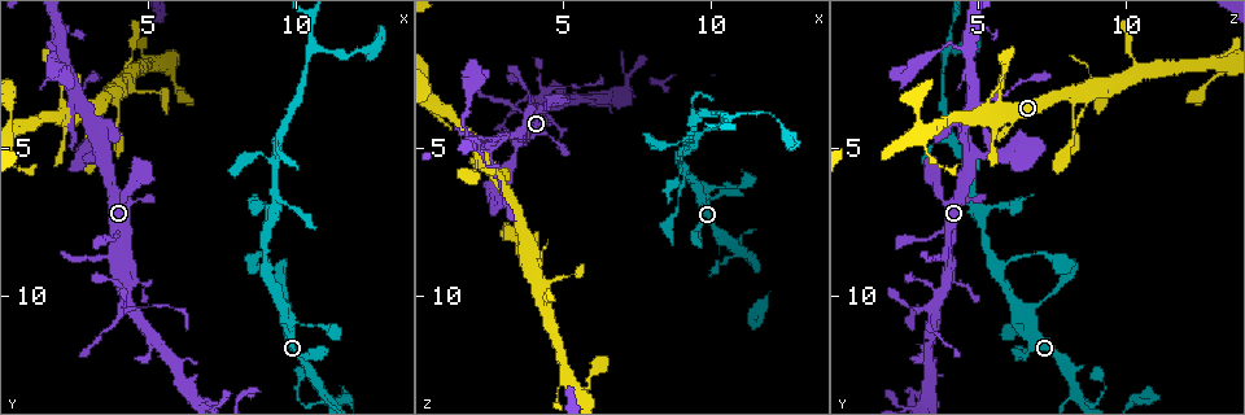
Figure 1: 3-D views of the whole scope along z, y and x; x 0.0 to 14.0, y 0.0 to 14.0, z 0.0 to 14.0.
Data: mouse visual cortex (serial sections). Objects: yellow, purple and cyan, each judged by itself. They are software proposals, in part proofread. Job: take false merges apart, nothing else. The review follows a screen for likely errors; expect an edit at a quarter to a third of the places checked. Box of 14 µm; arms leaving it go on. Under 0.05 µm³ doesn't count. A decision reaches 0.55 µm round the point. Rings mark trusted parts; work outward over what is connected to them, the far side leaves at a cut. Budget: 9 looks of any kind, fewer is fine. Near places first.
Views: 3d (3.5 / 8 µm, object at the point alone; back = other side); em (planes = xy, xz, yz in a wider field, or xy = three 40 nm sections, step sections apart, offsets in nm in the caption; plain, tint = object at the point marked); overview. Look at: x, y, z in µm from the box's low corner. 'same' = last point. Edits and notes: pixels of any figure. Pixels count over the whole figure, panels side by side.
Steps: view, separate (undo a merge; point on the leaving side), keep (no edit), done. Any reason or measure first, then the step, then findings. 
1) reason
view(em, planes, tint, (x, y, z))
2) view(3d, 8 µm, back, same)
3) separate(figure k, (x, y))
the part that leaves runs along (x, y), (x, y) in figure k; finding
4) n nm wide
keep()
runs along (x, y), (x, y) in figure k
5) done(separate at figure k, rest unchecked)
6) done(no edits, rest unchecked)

three arms meet
view(3d, 8 µm, (9.1, 9.5, 5.7))

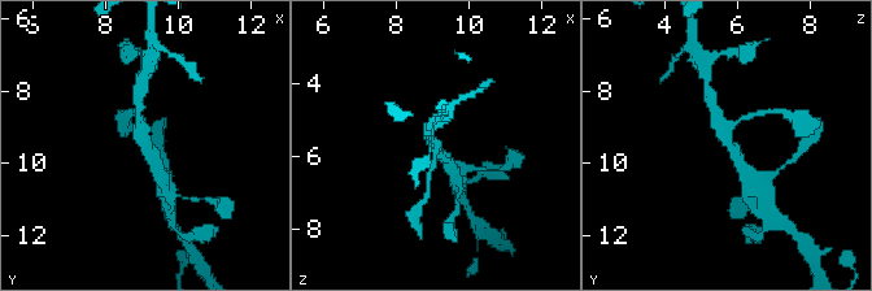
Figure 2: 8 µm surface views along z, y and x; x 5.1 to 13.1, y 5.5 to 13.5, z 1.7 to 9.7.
zoom in
view(3d, 3.5 µm, (9.0, 9.4, 5.7))

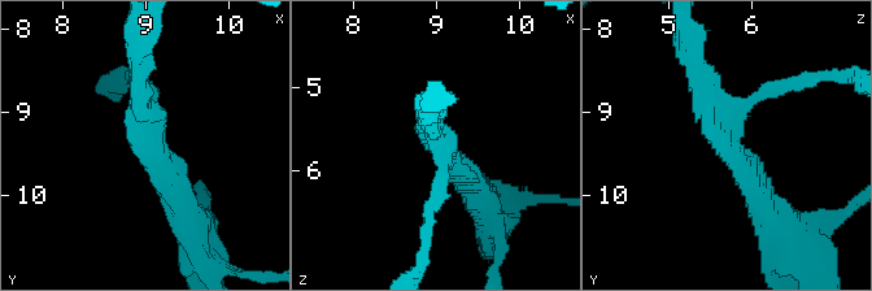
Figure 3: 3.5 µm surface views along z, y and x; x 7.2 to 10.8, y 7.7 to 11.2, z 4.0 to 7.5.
3 arms; arms of 150, 300, 350 nm; now the EM
view(em, xy, step 2, tint, (9.10, 9.45, 5.70))

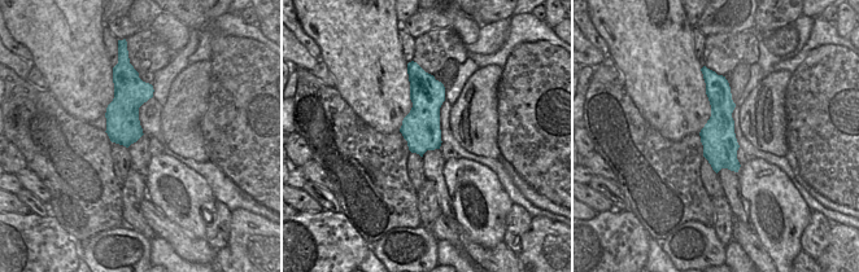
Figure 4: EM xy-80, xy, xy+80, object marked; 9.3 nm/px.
keep()
runs along (714, 80), (720, 152), (735, 167) in figure 4; one cell here

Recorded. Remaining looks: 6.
arms part here
view(3d, 3.5 µm, (9.5, 4.7, 3.9))

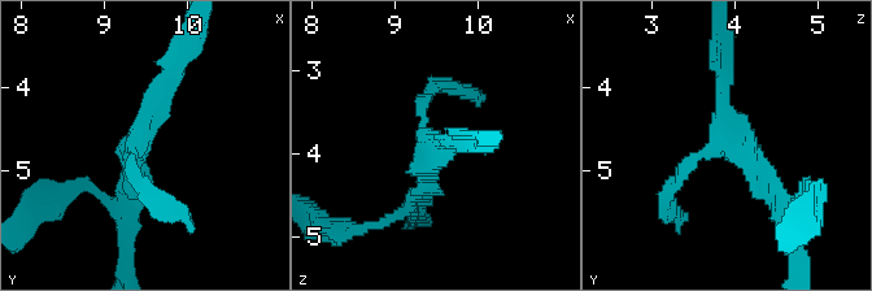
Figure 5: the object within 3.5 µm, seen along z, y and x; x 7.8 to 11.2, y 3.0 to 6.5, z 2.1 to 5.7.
view(em, xy, step 3, tint, (9.45, 4.65, 3.90))

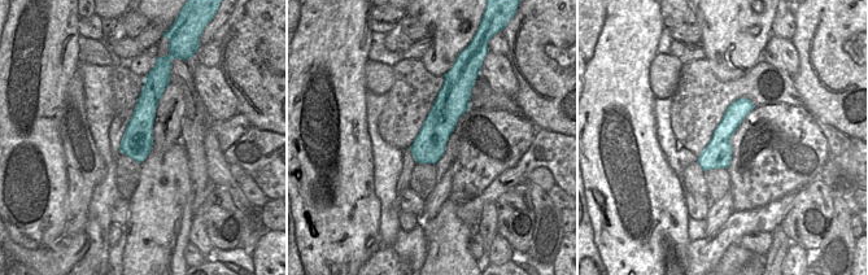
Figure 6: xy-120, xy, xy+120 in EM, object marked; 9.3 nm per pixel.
keep()
runs along (776, 203), (727, 139), (723, 68) in figure 5; one cell here

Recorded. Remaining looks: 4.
three-way junction
view(3d, 3.5 µm, (10.5, 1.8, 3.8))

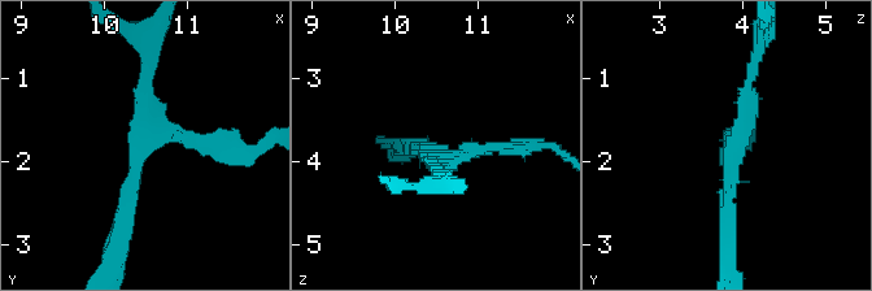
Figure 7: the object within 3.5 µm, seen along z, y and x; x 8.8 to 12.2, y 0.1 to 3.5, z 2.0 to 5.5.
3 arms; arms of 150, 200, 200 nm
view(em, planes, tint, (10.50, 1.85, 3.90))

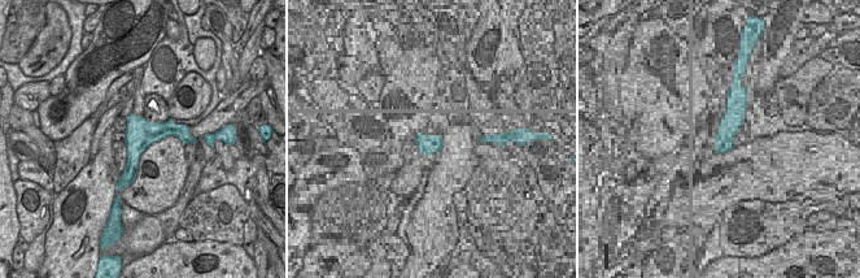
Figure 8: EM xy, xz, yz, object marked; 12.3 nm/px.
view(em, xy, step 2, tint, same)

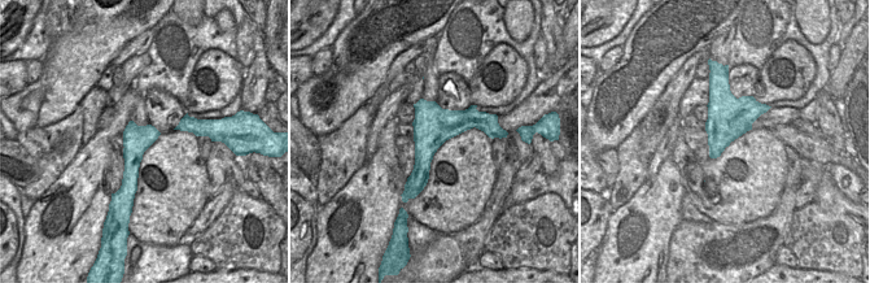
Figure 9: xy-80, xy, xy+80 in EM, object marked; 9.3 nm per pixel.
keep()
runs along (410, 147), (431, 153), (518, 147) in figure 7; continuous, no second cell

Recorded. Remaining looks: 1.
done(no edits, rest unchecked)

